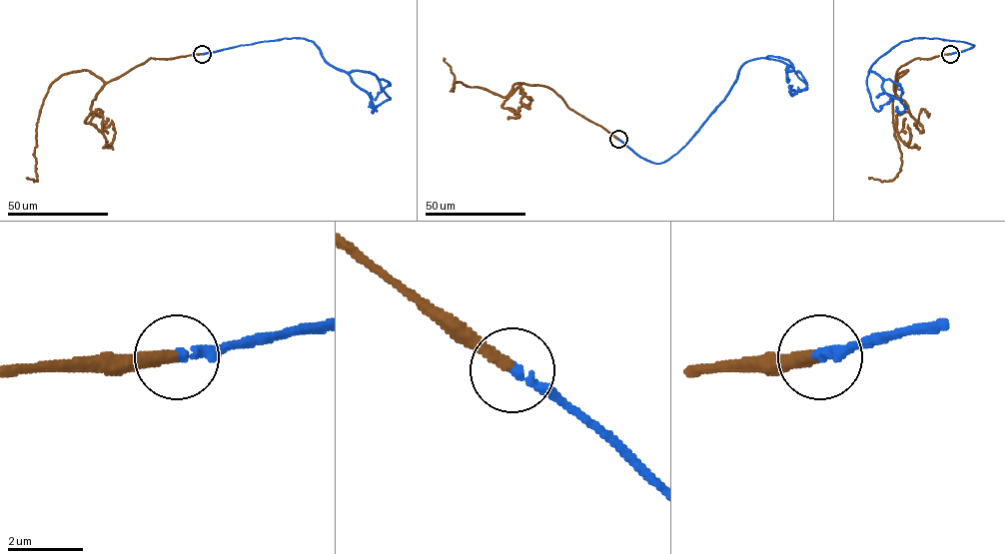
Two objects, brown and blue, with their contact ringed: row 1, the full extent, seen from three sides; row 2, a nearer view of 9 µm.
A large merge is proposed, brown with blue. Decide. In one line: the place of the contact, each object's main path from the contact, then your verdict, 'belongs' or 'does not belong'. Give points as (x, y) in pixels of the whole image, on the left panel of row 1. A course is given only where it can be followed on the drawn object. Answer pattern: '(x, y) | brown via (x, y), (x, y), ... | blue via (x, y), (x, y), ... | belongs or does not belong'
(202, 54) | brown via (202, 54), (151, 58), (107, 82), (87, 70), (60, 76), (37, 123), (37, 182), (27, 178) | blue via (202, 54), (304, 38), (317, 46), (330, 64), (346, 72), (374, 74), (390, 98), (373, 112), (375, 106) | belongs

